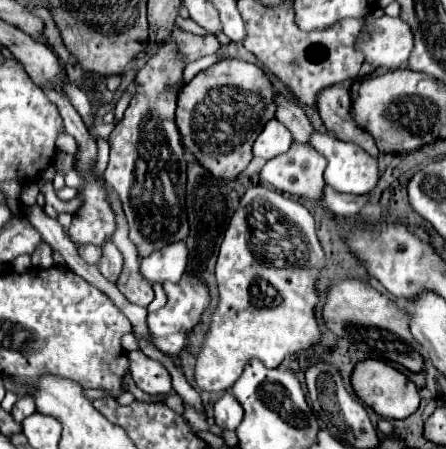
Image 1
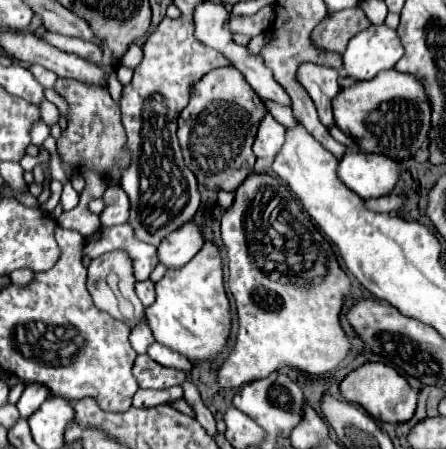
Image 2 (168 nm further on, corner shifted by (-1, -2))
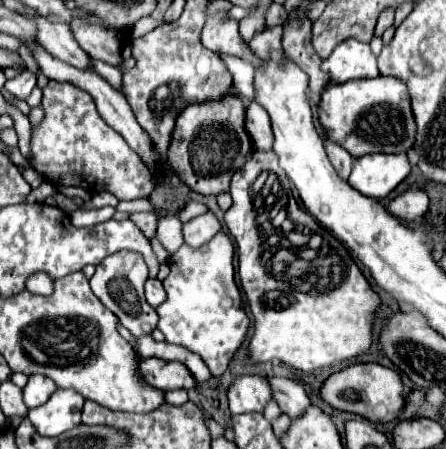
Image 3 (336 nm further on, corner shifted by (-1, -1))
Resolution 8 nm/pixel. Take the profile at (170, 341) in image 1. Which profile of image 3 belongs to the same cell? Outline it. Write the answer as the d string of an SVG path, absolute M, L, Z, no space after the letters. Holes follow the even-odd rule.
M218 233L214 239L204 243L202 247L190 247L182 245L174 255L170 255L170 275L164 279L164 289L168 293L168 299L156 309L160 315L158 329L164 333L168 343L176 343L182 347L188 347L190 351L198 353L214 377L222 377L232 355L242 345L250 319L244 311L240 289L234 281L234 245L226 233Z

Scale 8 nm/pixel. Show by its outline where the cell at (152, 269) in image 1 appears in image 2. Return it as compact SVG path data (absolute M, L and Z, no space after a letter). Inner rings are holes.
M188 222L184 224L184 228L172 232L168 240L162 240L162 244L158 246L158 260L168 270L182 268L186 262L190 262L196 256L202 244L204 240L200 236L200 230L192 222Z

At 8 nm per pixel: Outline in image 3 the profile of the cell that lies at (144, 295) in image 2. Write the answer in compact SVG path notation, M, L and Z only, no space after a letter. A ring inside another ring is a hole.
M148 279L146 281L146 301L152 307L158 307L160 303L164 303L164 299L166 299L166 291L162 287L162 281L160 279Z

